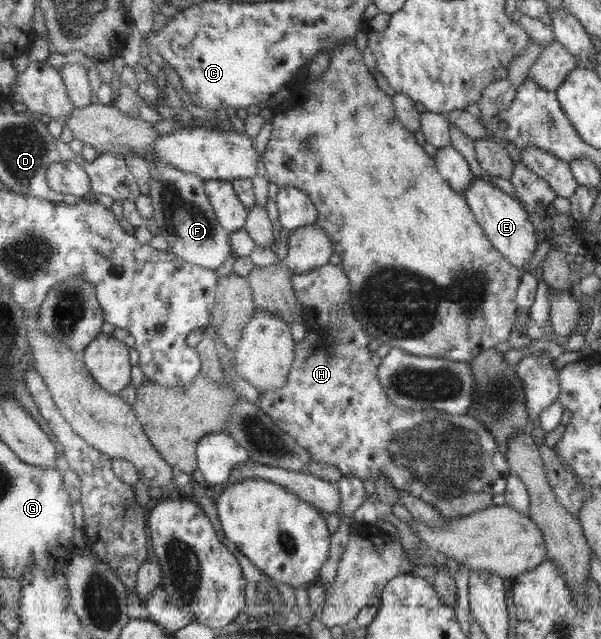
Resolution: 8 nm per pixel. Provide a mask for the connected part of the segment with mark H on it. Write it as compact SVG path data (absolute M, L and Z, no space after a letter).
M328 264L322 266L320 269L314 270L309 273L299 274L292 273L292 283L295 294L302 304L302 320L301 323L305 326L305 337L304 339L296 344L296 360L293 363L291 373L288 374L288 381L284 388L277 390L264 390L259 392L259 405L272 419L276 422L283 431L293 436L297 443L305 447L311 455L313 455L313 461L317 463L324 463L326 465L334 465L339 469L343 476L353 475L361 480L371 480L373 478L375 482L381 475L385 475L387 479L391 479L391 483L401 492L407 490L407 493L419 498L423 503L427 505L433 505L433 503L439 501L439 499L447 499L448 497L457 497L465 495L467 493L486 493L492 495L502 494L505 488L505 479L508 476L508 465L504 460L504 456L499 453L495 440L485 427L471 415L452 415L447 414L437 409L429 410L413 410L404 409L398 407L396 403L389 398L387 391L381 384L378 369L382 358L374 352L373 346L369 346L371 338L366 328L361 324L360 319L357 318L356 310L352 303L352 286L350 278L345 272L344 267L339 264Z

